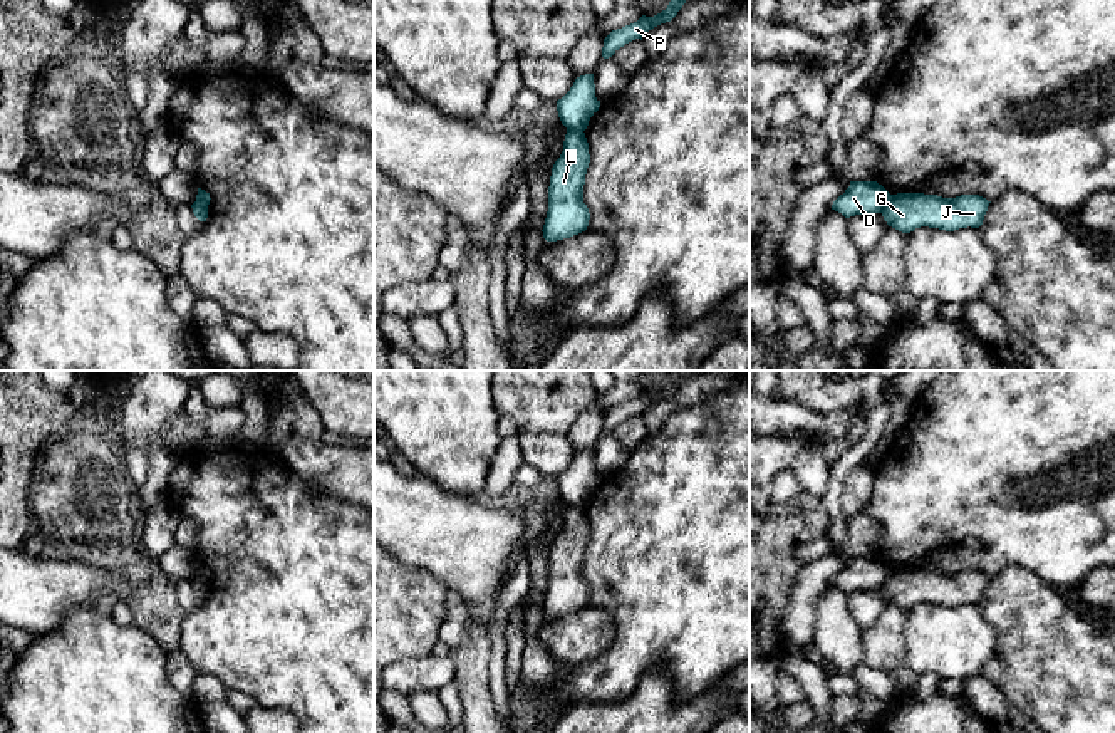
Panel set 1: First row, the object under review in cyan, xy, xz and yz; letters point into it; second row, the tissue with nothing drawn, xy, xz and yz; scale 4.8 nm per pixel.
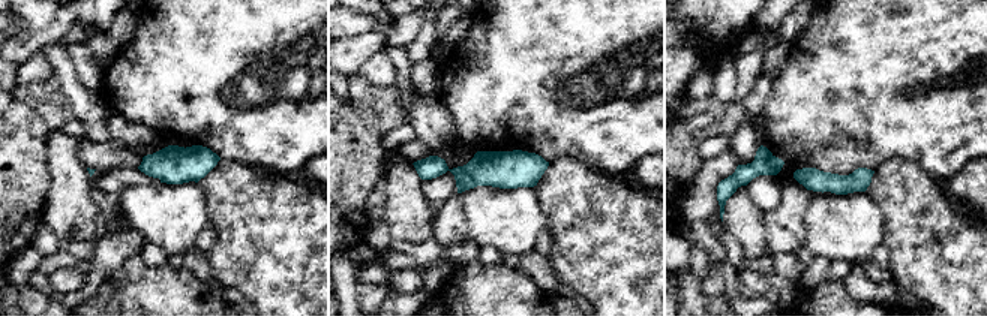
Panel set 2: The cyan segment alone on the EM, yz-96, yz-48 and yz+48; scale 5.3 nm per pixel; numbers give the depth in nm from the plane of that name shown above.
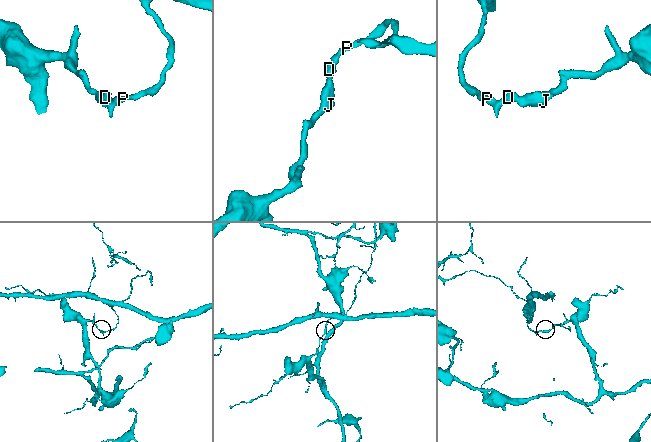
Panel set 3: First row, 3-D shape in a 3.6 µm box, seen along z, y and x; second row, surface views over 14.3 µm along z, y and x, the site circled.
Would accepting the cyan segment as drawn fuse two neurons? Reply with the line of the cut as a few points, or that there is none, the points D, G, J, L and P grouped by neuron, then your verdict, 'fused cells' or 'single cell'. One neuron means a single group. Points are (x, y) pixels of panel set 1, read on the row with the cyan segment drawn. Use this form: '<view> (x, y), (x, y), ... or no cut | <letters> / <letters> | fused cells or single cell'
yz (891, 195), (881, 212) | D P / G J L | fused cells

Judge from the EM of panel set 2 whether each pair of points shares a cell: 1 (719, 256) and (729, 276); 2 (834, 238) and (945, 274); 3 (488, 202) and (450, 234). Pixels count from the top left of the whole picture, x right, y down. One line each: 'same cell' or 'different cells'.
1: same cell
2: different cells
3: different cells

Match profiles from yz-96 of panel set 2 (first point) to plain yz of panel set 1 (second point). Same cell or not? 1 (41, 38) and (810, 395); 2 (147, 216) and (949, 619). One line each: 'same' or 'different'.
1: different
2: same

